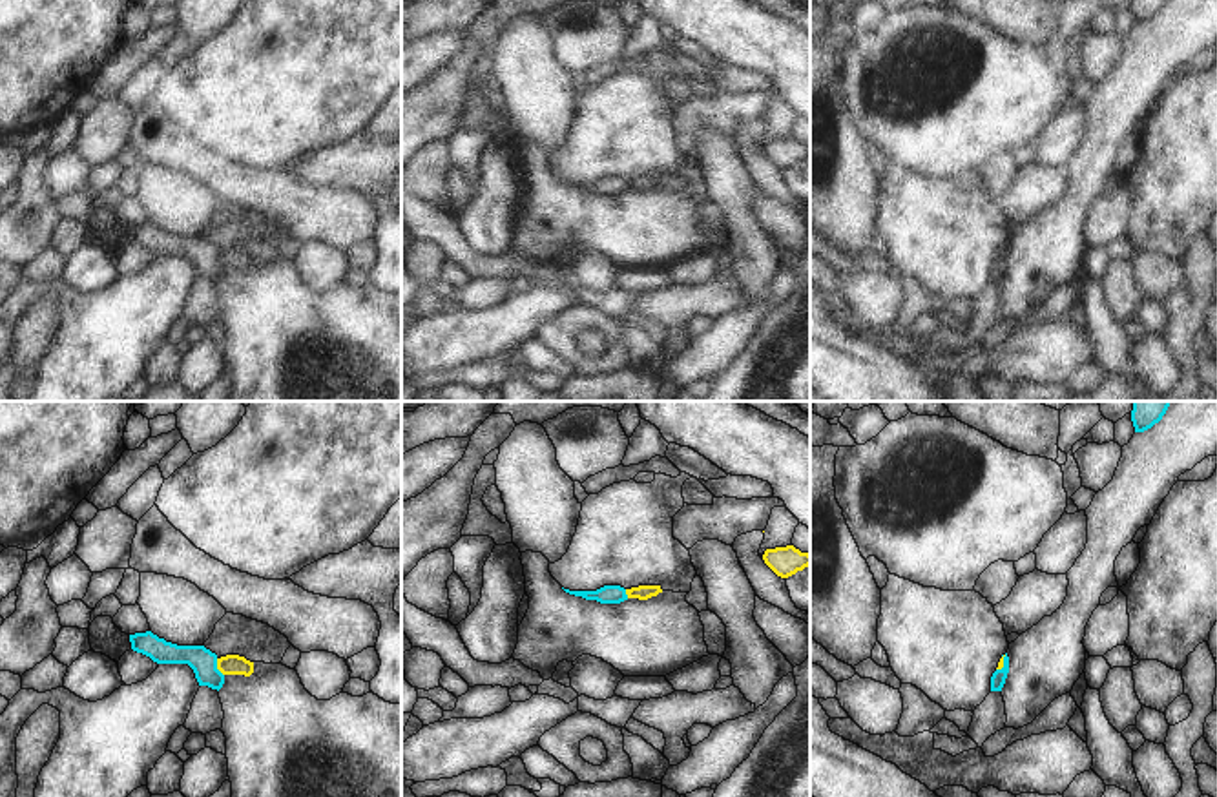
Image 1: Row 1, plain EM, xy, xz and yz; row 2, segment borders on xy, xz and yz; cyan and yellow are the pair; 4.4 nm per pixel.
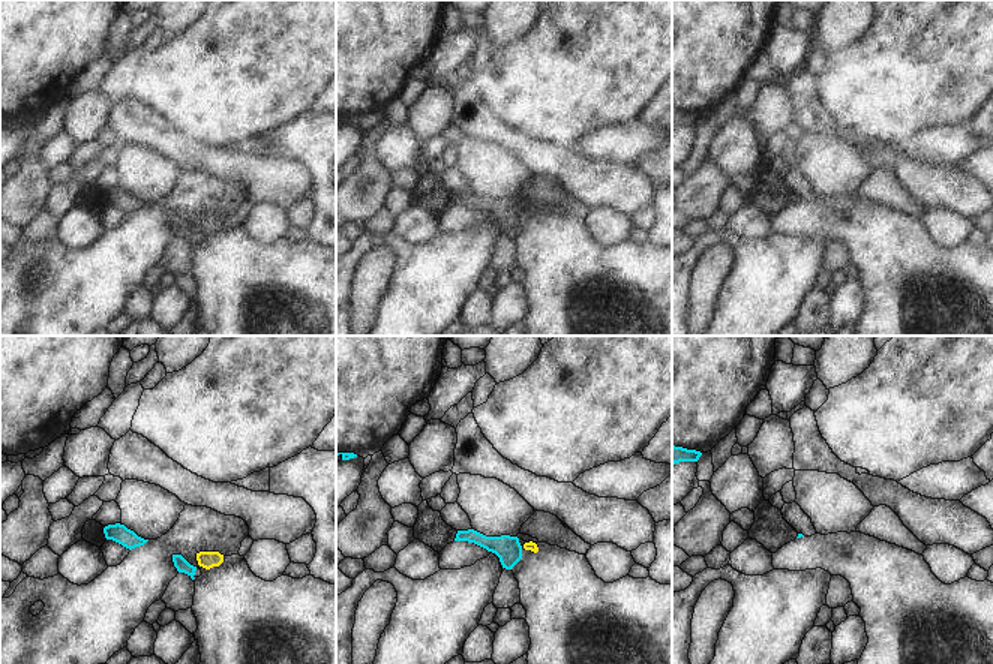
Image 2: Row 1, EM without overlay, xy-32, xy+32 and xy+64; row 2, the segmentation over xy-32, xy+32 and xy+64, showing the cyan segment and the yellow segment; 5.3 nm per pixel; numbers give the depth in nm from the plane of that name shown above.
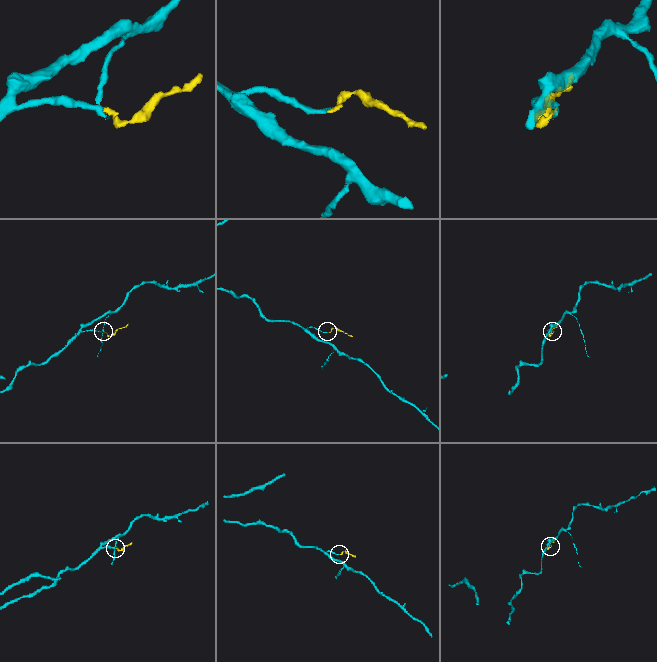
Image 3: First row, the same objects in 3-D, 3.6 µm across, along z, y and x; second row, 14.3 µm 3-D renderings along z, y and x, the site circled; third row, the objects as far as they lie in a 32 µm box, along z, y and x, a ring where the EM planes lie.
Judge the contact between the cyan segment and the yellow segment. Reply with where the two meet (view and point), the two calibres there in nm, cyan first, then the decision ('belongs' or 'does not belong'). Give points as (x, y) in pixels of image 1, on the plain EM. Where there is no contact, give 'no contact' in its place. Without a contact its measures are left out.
xy (216, 259) | 120/100 nm | does not belong

